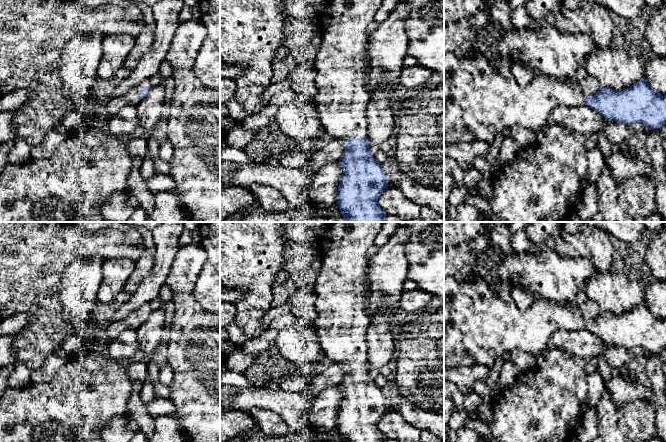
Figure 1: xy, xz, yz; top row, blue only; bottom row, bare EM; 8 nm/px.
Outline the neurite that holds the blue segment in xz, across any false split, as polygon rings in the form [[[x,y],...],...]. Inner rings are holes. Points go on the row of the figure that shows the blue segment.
[[[327,0],[325,10],[318,18],[322,27],[322,41],[314,61],[317,93],[312,99],[323,129],[333,139],[344,141],[345,151],[339,160],[343,173],[339,180],[336,203],[343,215],[343,222],[387,222],[385,212],[378,204],[378,199],[387,187],[389,177],[371,154],[366,138],[368,127],[366,110],[371,96],[366,87],[369,73],[367,28],[374,21],[374,16],[382,2],[383,0]]]

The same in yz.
[[[452,52],[444,53],[444,141],[482,140],[491,143],[505,128],[514,125],[539,135],[552,110],[560,106],[587,105],[606,120],[627,126],[641,123],[649,130],[666,126],[666,95],[655,93],[645,77],[621,91],[600,87],[596,94],[585,96],[578,81],[558,79],[542,73],[537,73],[526,86],[520,86],[505,59],[497,56],[496,61],[498,69],[483,54],[460,58]]]

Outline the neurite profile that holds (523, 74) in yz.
[[[520,60],[513,62],[510,68],[515,81],[520,86],[529,84],[537,74],[531,67]]]

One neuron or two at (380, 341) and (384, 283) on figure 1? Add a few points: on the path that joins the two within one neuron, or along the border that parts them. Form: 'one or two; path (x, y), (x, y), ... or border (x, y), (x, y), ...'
two; border (398, 310), (379, 311), (371, 319)

